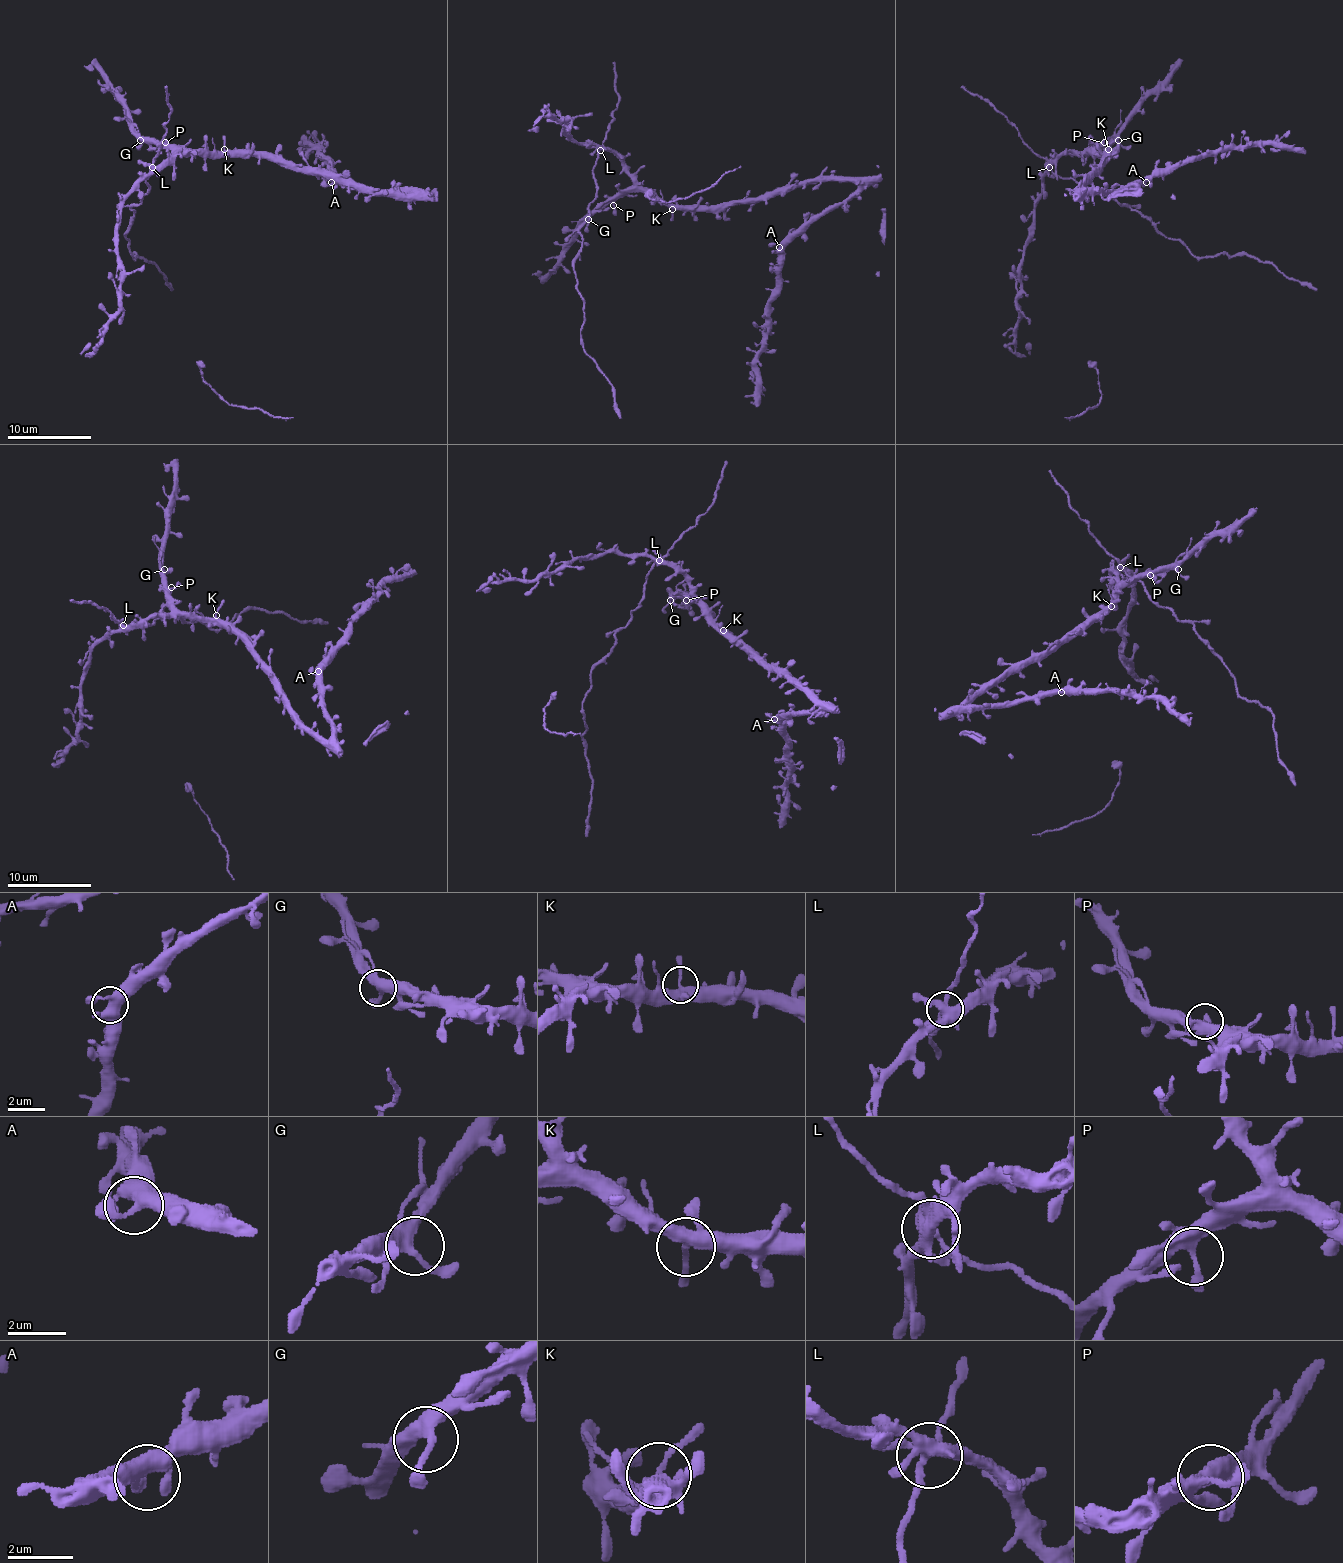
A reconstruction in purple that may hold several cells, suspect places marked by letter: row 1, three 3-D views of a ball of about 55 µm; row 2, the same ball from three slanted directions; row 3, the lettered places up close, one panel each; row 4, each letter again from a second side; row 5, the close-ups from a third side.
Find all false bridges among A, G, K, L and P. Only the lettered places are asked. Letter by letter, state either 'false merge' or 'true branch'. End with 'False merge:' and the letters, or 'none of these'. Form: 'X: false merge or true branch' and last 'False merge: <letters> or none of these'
A: true branch
G: true branch
K: true branch
L: false merge
P: true branch
False merge: L

